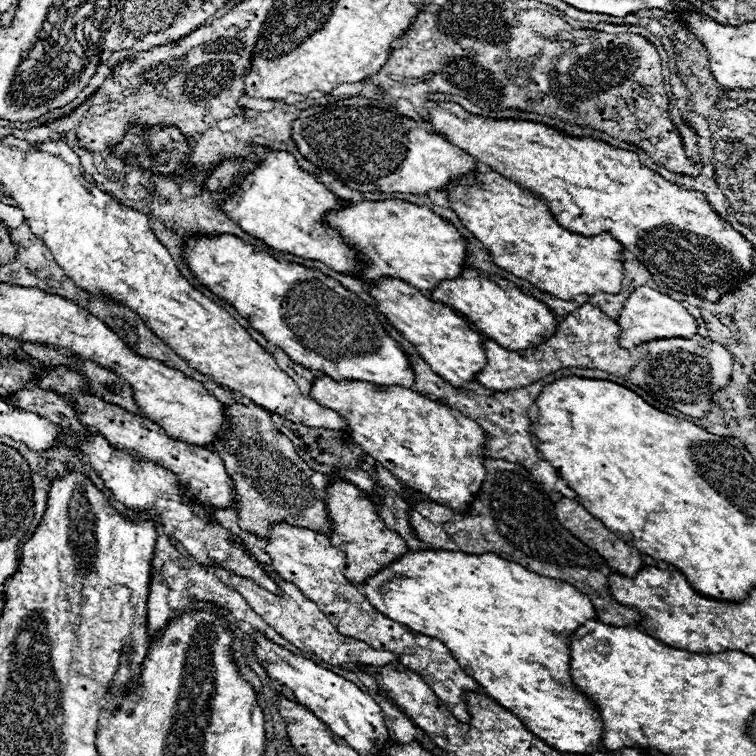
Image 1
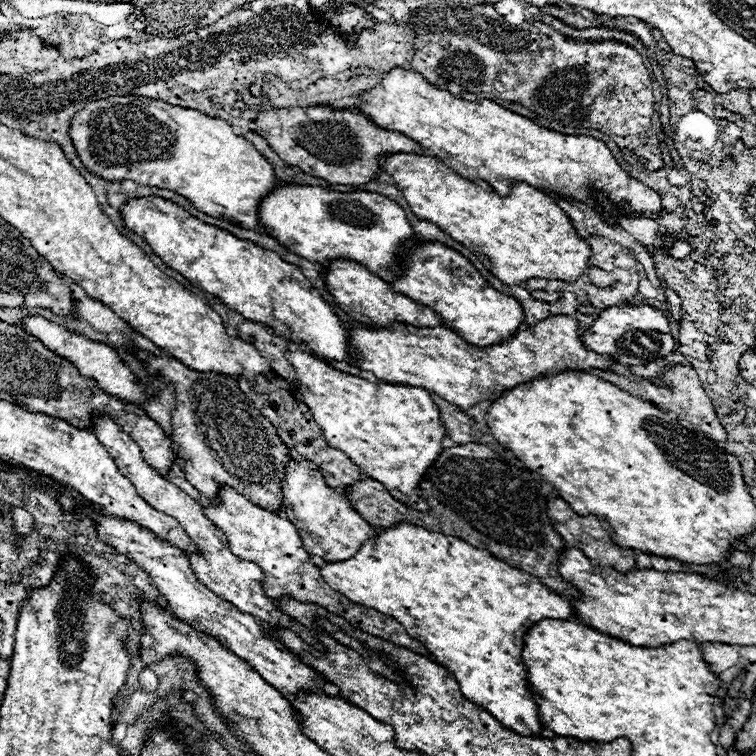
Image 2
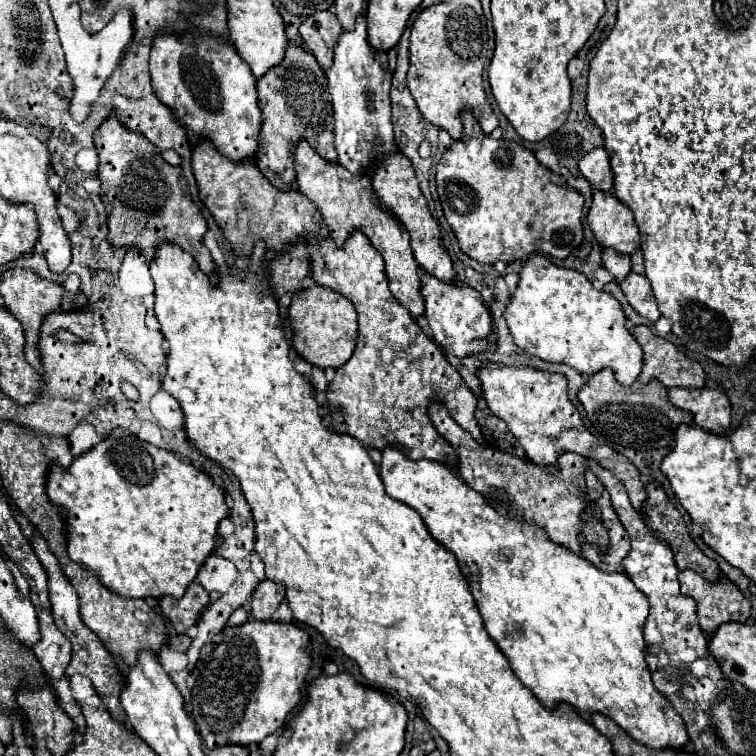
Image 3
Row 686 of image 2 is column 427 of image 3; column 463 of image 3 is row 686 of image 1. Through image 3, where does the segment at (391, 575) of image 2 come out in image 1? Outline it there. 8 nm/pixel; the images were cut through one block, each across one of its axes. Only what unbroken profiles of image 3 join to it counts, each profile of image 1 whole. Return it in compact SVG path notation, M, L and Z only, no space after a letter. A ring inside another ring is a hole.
M458 550L406 552L390 566L356 586L370 602L392 620L400 620L418 634L440 640L464 672L502 708L512 712L534 736L550 748L570 754L592 754L602 750L602 720L598 710L576 690L570 680L568 636L586 620L596 618L592 602L568 582L540 576L508 562L498 554L468 554Z

